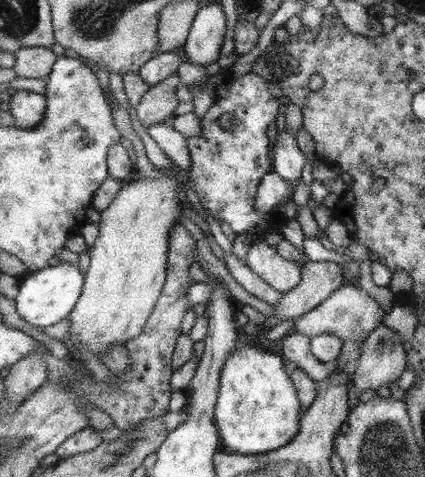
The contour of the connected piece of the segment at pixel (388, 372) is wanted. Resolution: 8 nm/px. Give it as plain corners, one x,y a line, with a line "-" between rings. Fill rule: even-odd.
378,324
364,338
352,384
358,392
388,387
401,375
404,366
405,352
399,336
384,324

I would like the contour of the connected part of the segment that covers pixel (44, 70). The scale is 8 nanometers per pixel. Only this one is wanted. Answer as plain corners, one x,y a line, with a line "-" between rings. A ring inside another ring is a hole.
43,47
21,48
14,53
14,56
16,57
16,62
13,68
19,78
40,78
42,80
45,80
53,72
54,64
58,59
50,48

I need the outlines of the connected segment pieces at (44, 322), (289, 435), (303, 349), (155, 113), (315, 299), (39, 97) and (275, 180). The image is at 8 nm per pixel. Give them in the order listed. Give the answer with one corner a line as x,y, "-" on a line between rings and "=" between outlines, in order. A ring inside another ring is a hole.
69,263
32,272
21,282
20,294
16,299
20,318
35,327
51,326
51,324
61,322
72,315
82,296
86,280
87,274
83,274
79,266
=
255,342
234,349
223,366
213,415
220,442
243,455
271,452
291,442
297,434
301,412
281,358
=
294,331
285,334
279,340
279,348
283,356
294,362
302,372
313,381
321,381
330,373
330,365
318,361
309,350
309,337
=
173,71
163,82
153,85
135,108
136,116
146,128
155,123
169,123
179,106
177,86
181,84
179,71
=
308,261
300,266
300,280
295,287
282,292
272,305
272,316
279,320
302,317
317,304
324,303
344,283
337,264
=
29,90
17,91
9,101
9,113
19,128
35,128
44,122
48,96
=
269,171
259,179
255,191
255,212
259,216
265,213
269,214
277,203
285,201
289,195
292,195
292,191
287,180
283,180
275,171

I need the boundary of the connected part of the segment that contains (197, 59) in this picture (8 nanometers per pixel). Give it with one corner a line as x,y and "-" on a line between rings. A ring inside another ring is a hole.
207,1
207,4
197,9
193,19
188,43
184,46
187,60
199,68
205,68
207,64
215,62
215,58
219,58
223,34
225,20
220,2

